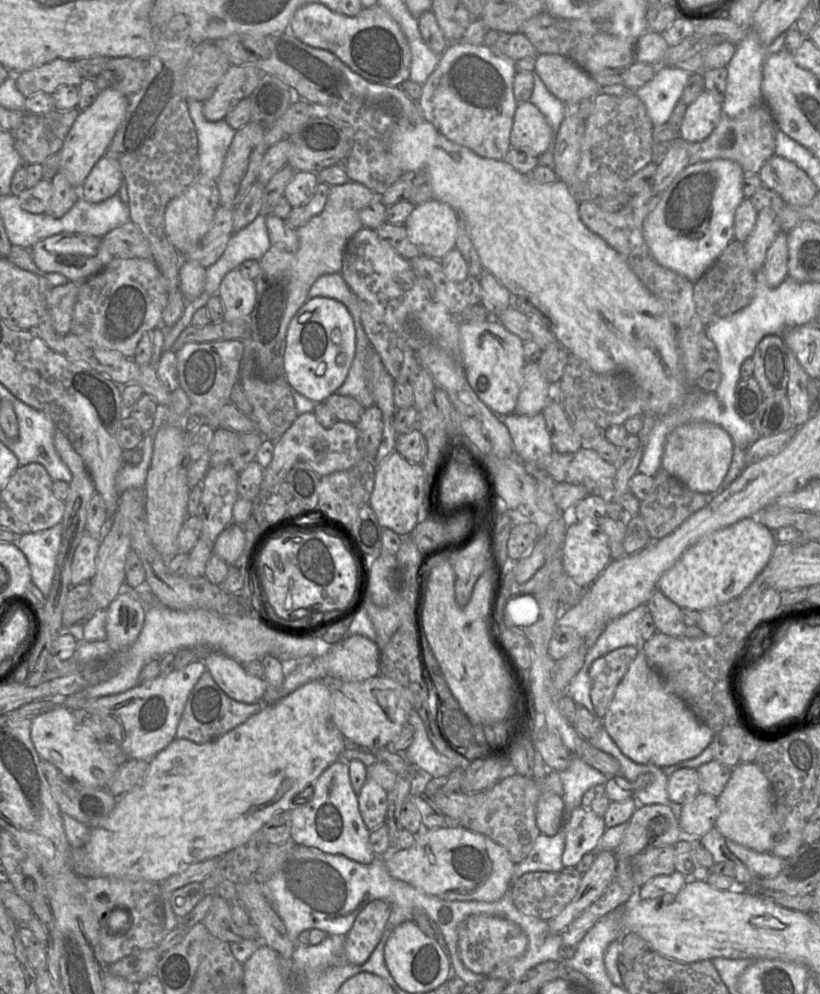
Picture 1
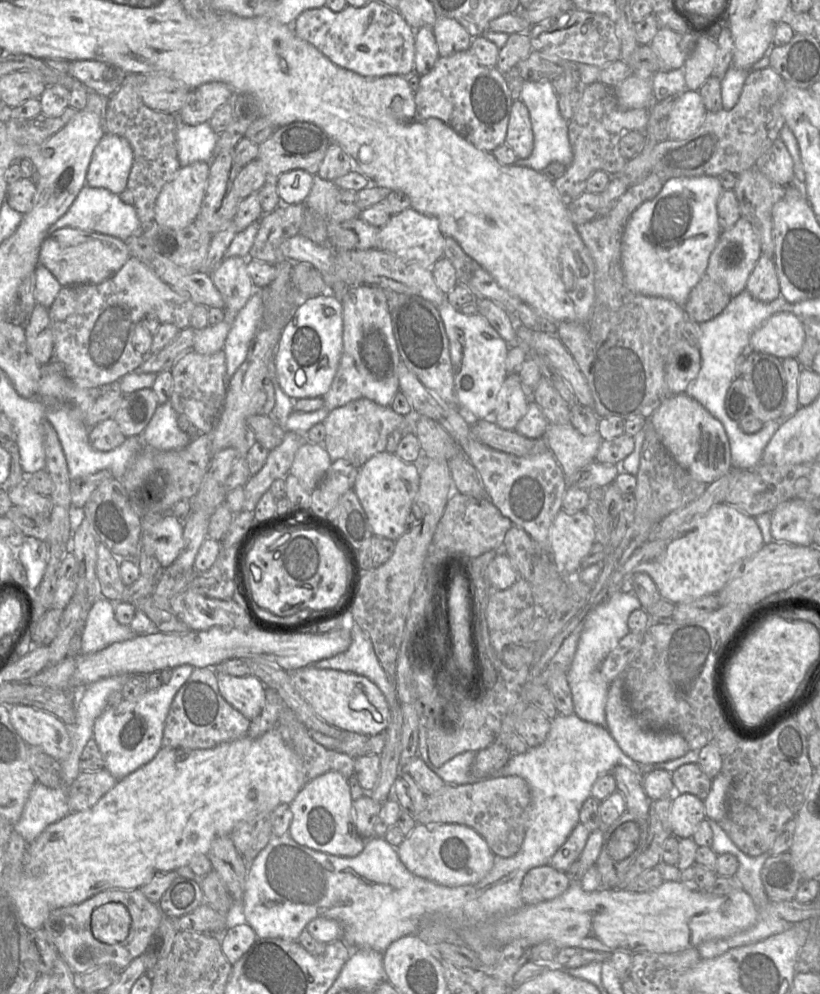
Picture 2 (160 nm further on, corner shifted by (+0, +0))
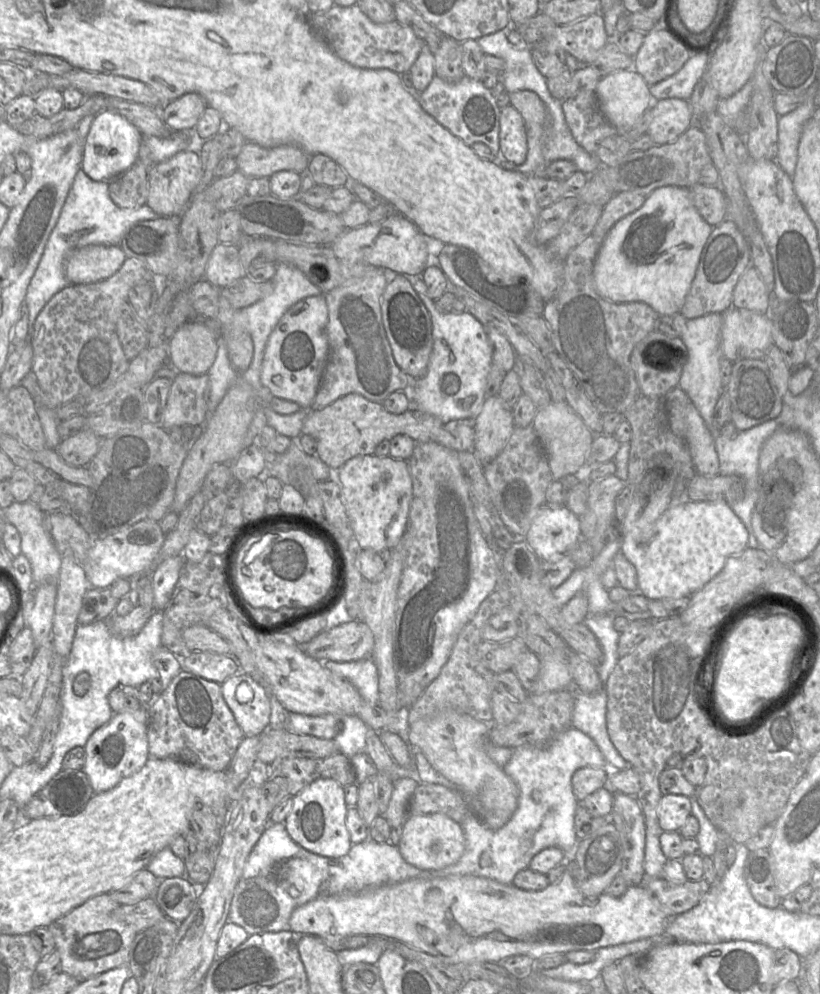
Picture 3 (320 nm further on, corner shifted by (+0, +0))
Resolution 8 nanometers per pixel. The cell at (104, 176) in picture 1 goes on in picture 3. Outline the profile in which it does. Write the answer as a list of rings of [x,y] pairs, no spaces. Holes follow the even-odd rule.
[[[104,109],[94,115],[83,143],[82,170],[95,181],[109,181],[138,161],[143,134],[118,113]]]

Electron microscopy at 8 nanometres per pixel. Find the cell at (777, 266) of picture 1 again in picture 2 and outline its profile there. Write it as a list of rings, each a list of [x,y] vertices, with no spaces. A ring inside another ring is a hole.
[[[762,254],[754,266],[745,290],[761,302],[771,302],[780,296],[780,285],[773,257]]]

